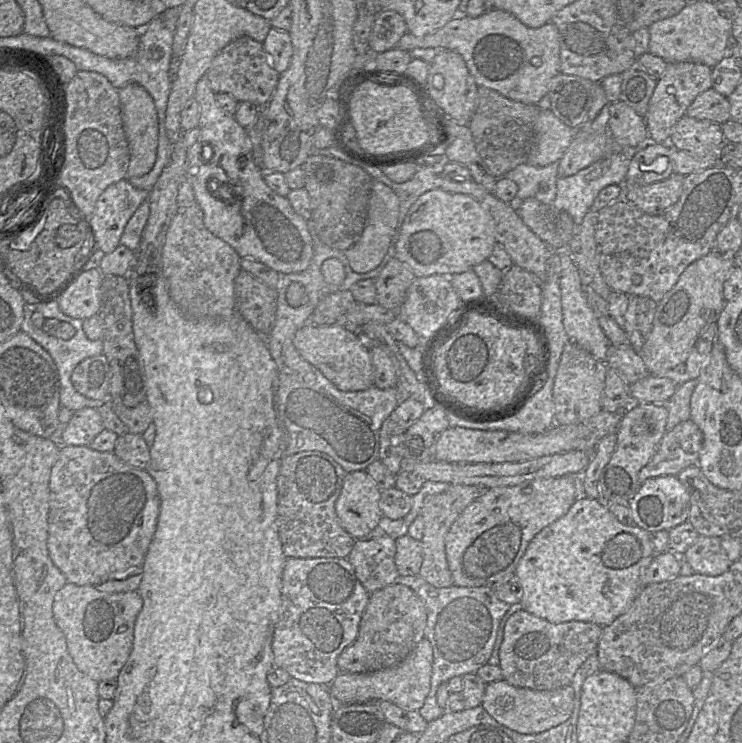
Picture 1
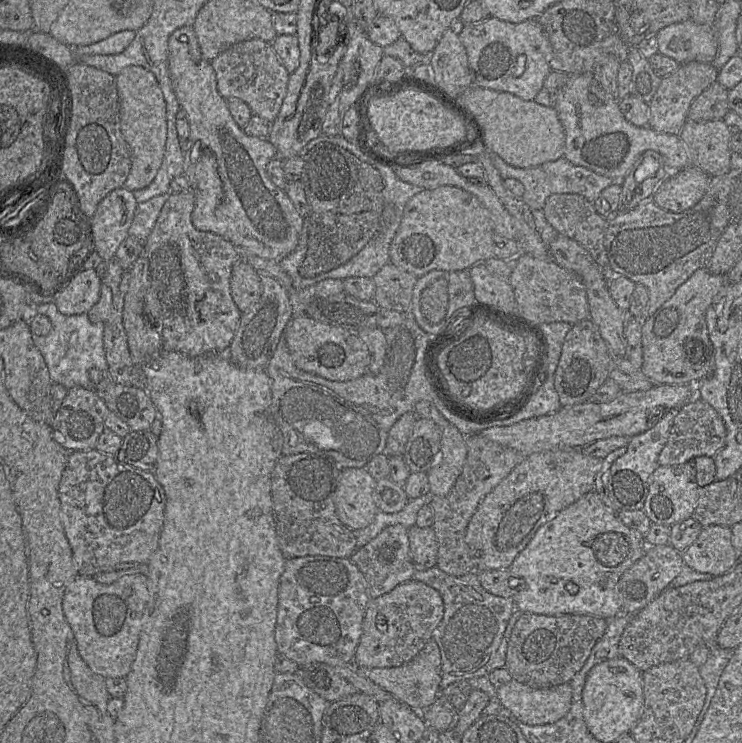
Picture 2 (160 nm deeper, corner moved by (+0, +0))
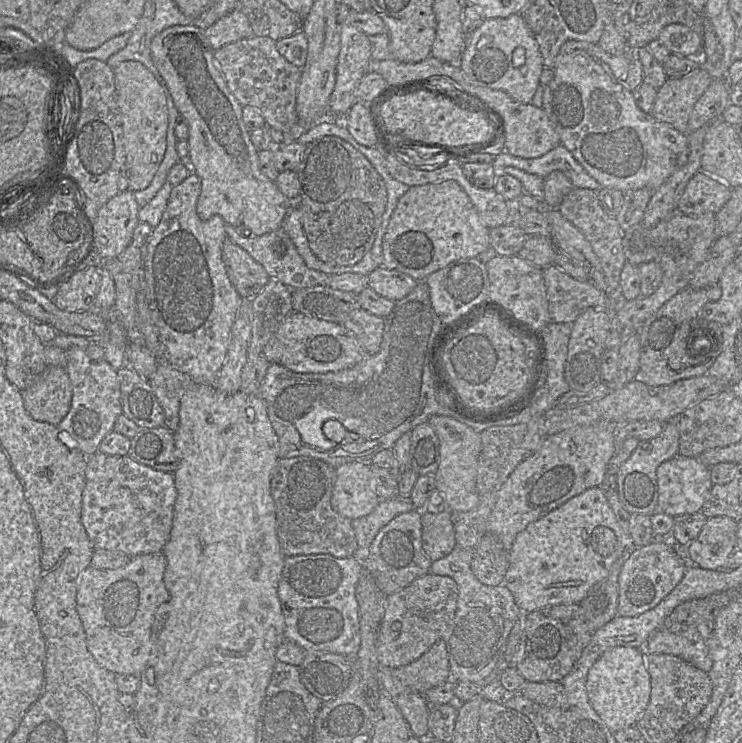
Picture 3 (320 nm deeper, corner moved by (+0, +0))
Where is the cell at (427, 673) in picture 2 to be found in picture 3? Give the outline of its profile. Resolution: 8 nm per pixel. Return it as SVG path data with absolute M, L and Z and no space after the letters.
M437 640L414 662L393 668L392 674L404 686L422 695L445 682L453 681L445 642Z

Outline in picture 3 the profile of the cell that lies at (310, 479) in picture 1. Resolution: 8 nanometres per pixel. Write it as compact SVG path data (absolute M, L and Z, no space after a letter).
M305 456L281 458L271 478L271 495L275 505L277 536L285 557L296 555L332 555L352 557L356 536L351 520L337 513L331 504L336 468Z

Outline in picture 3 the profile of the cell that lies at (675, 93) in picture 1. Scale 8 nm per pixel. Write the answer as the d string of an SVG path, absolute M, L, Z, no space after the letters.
M702 66L681 78L668 78L657 90L652 116L688 134L688 121L694 105L713 78Z

